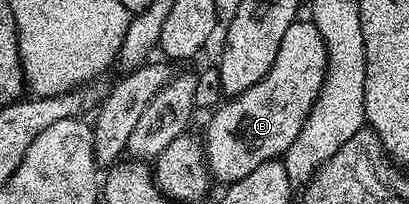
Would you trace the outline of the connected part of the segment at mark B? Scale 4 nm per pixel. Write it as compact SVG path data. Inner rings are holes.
M310 19L290 23L286 35L282 35L282 47L278 47L274 67L270 67L250 91L225 100L209 116L213 117L208 121L208 130L202 134L209 174L217 182L231 183L246 179L246 175L262 167L262 163L283 158L290 143L298 139L298 131L302 131L322 91L327 70L326 43L322 43L318 27Z

